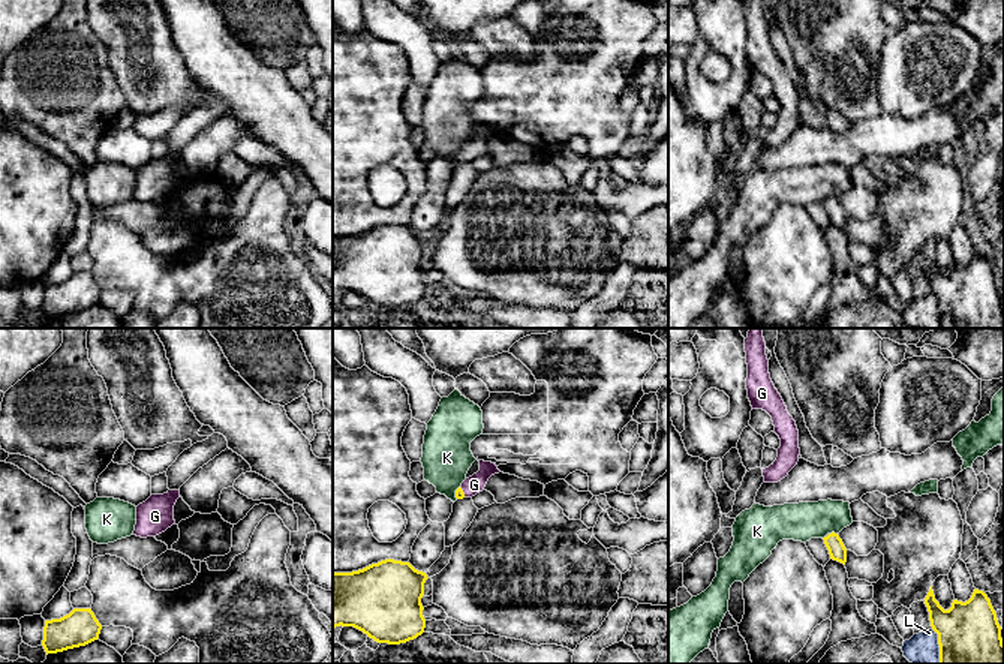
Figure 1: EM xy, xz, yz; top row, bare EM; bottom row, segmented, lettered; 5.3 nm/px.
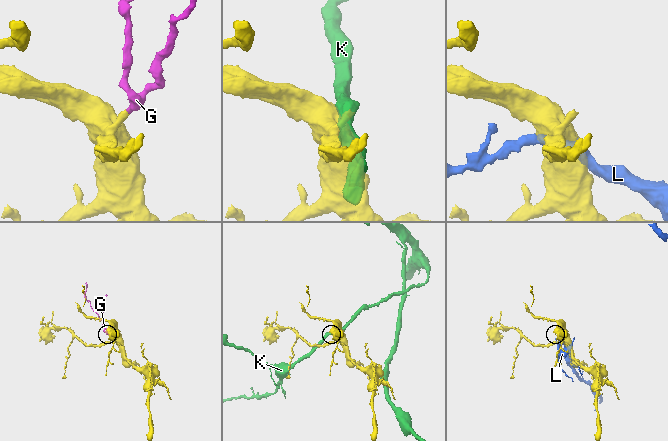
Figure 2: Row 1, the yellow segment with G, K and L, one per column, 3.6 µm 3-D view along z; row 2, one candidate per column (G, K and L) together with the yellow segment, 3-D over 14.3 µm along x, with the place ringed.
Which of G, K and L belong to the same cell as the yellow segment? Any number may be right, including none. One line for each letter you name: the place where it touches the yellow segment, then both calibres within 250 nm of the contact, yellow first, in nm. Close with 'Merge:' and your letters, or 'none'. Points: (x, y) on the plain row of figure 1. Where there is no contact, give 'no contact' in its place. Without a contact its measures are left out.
G: contact xz (462, 156); calibres 50 and 100 nm
Merge: G

